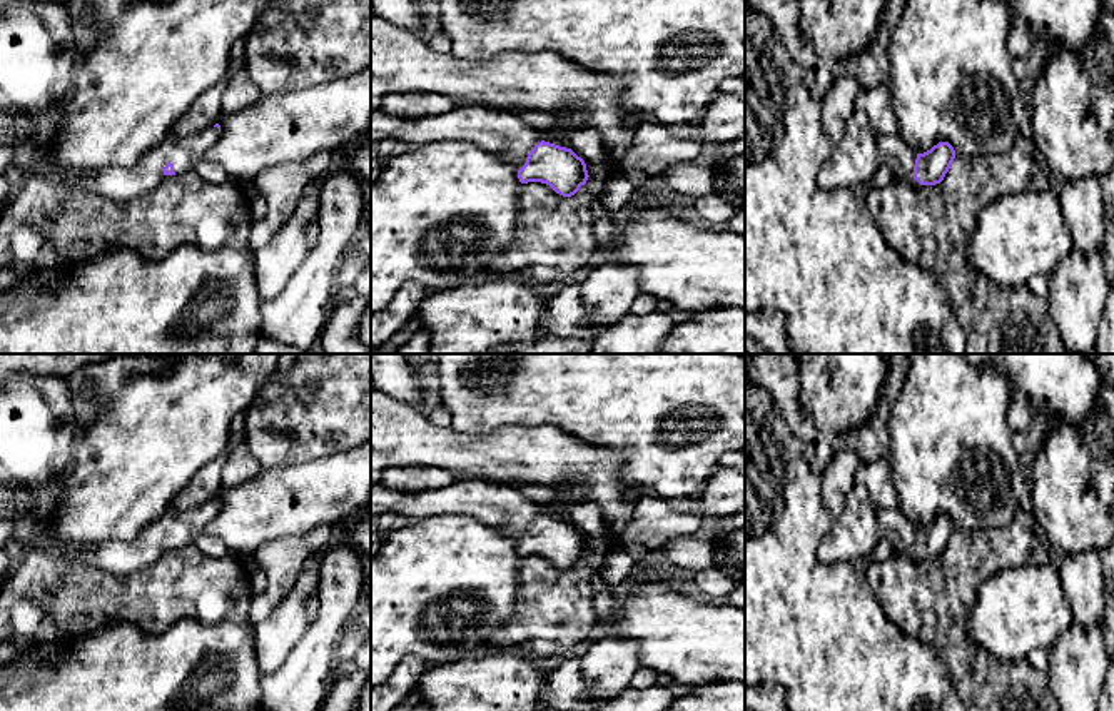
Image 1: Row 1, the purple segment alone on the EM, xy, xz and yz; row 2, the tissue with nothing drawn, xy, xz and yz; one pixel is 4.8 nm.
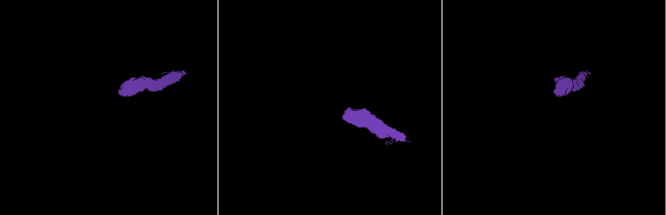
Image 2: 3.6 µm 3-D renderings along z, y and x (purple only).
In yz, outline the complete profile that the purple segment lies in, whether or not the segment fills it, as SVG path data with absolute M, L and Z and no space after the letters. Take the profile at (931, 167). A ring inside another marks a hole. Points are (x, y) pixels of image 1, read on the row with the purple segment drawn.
M899 134L879 135L877 147L879 162L892 170L895 180L909 184L914 190L940 184L955 159L949 142L939 142L930 150L917 154Z

